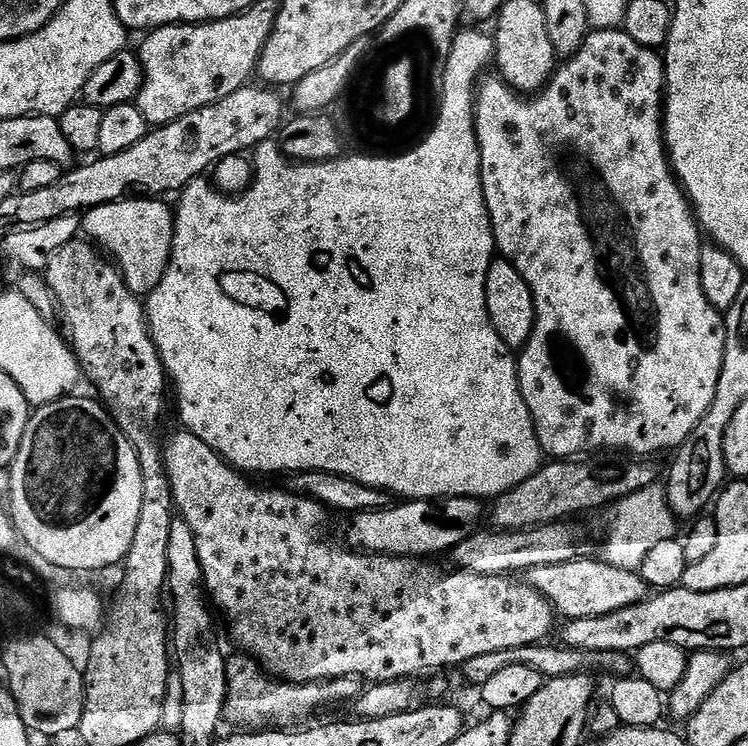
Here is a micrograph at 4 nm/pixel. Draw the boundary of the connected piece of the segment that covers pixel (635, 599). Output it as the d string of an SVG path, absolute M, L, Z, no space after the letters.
M577 558L554 566L534 566L526 573L527 587L545 596L557 617L565 621L602 618L648 599L650 589L648 583L640 577L639 571L622 570L596 560Z

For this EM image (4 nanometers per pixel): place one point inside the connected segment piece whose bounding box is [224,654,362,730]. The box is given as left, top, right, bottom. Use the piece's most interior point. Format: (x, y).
(255, 701)

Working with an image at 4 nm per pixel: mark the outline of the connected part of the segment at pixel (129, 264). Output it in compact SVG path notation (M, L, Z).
M129 198L123 202L103 204L101 208L90 208L86 213L87 239L111 257L120 273L124 275L126 286L141 298L147 298L158 286L158 282L162 282L172 257L172 239L176 222L173 209L167 208L164 203L160 198Z

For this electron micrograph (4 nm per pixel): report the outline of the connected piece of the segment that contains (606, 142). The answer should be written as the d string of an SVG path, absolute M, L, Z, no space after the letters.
M601 28L589 31L578 54L567 57L553 72L551 80L531 98L515 92L499 78L486 80L479 85L474 105L482 194L486 198L497 253L526 278L526 286L530 286L534 298L534 330L519 349L516 369L522 398L532 415L540 447L552 458L576 458L579 452L596 452L599 448L633 452L636 458L652 458L655 452L671 453L690 438L694 426L702 422L706 410L710 410L710 402L714 402L718 378L724 368L726 330L725 317L714 310L706 302L706 294L702 294L702 274L698 274L702 229L692 203L672 171L672 161L664 146L663 55L657 49L638 46L638 42L620 28Z

